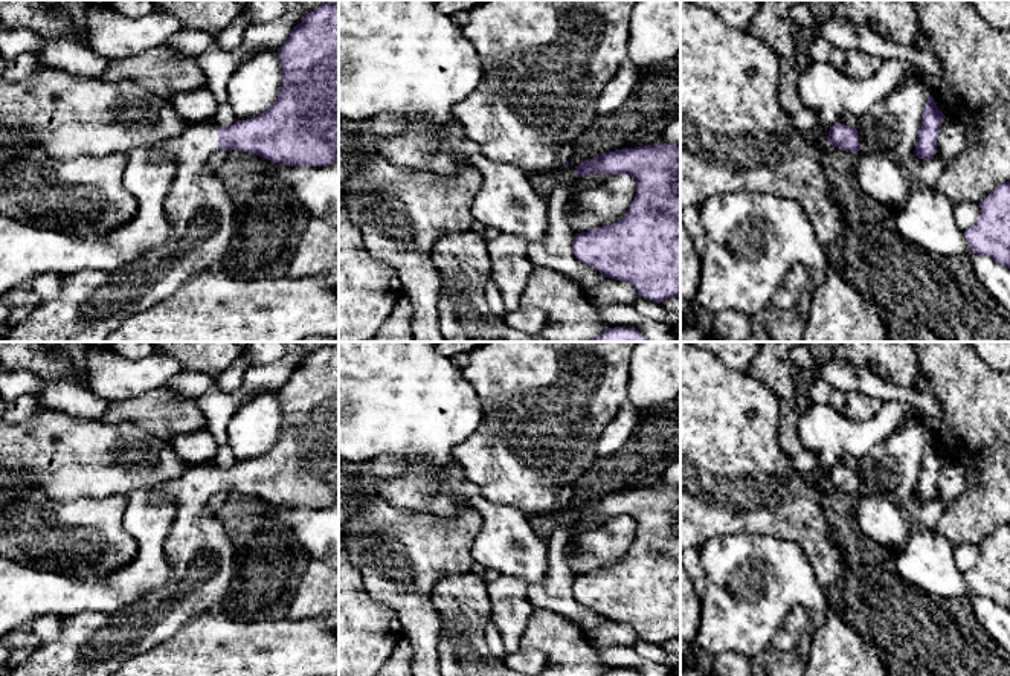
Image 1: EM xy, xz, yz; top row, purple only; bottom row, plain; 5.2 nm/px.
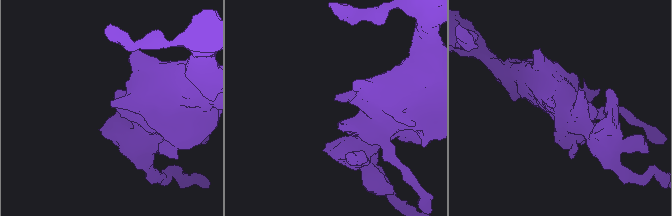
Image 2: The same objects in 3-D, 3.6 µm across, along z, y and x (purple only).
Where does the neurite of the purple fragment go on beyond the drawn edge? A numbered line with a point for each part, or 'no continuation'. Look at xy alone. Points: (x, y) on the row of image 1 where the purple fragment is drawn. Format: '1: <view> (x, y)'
1: xy (92, 304)

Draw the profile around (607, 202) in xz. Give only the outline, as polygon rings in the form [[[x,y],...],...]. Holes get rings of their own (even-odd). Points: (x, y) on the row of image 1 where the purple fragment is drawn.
[[[615,174],[595,186],[575,192],[566,203],[566,218],[574,233],[610,226],[624,218],[636,197],[636,180]]]

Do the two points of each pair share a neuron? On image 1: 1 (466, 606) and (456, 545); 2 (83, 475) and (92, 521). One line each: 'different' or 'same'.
1: different
2: different

